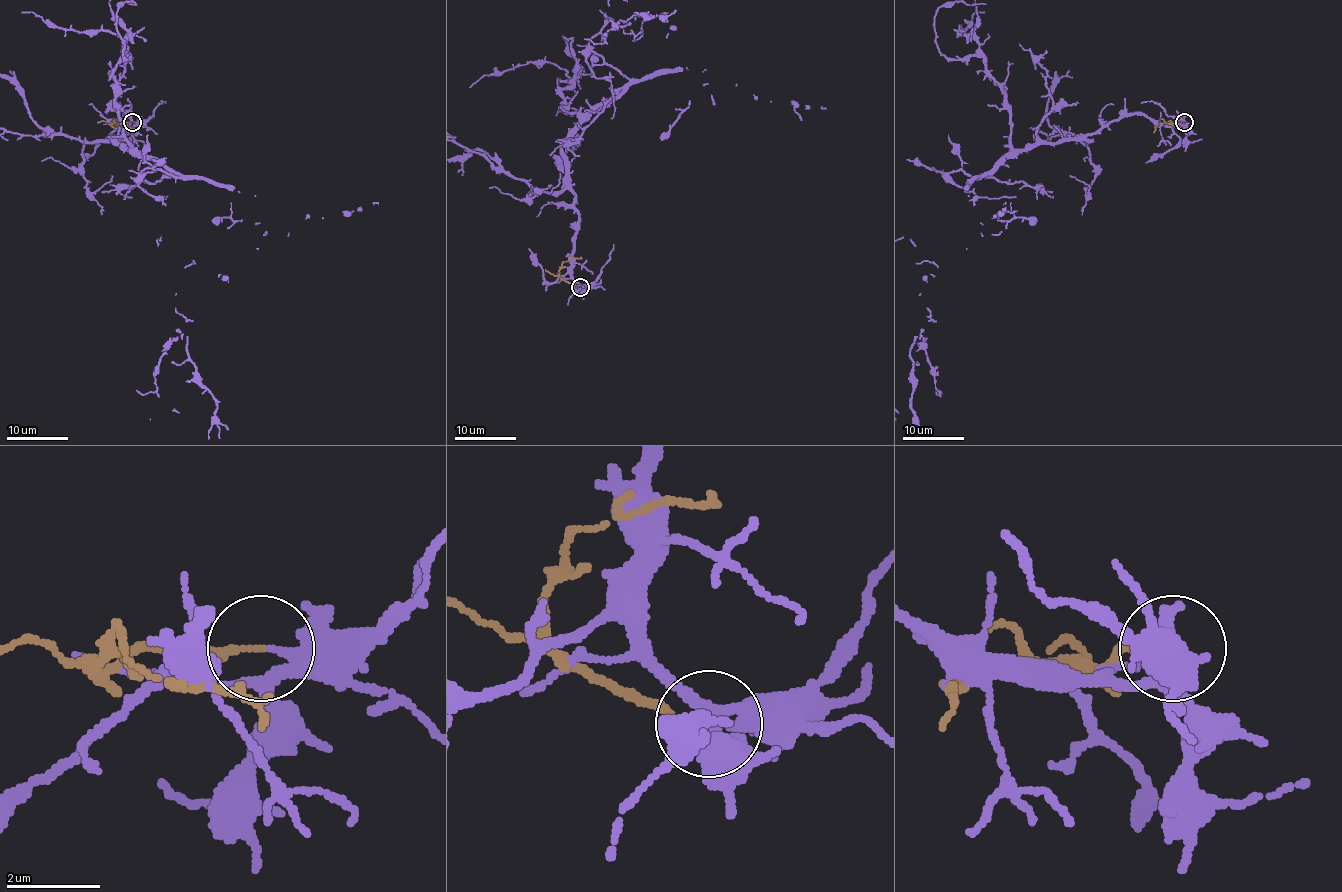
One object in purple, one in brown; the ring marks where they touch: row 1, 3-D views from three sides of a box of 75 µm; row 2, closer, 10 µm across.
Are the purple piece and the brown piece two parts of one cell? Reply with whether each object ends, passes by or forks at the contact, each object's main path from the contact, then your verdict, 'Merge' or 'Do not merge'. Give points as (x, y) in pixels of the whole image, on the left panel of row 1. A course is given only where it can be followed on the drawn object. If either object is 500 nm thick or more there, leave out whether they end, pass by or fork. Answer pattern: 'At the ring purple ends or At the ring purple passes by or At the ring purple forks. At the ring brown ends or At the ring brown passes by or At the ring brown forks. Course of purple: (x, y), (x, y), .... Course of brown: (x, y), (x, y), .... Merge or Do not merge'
At the ring purple passes by. At the ring brown ends. Course of purple: (133, 122), (255, 196), (258, 248), (192, 261), (176, 310). Course of brown: (133, 122), (113, 124), (111, 121), (120, 127), (128, 127), (133, 133). Do not merge

